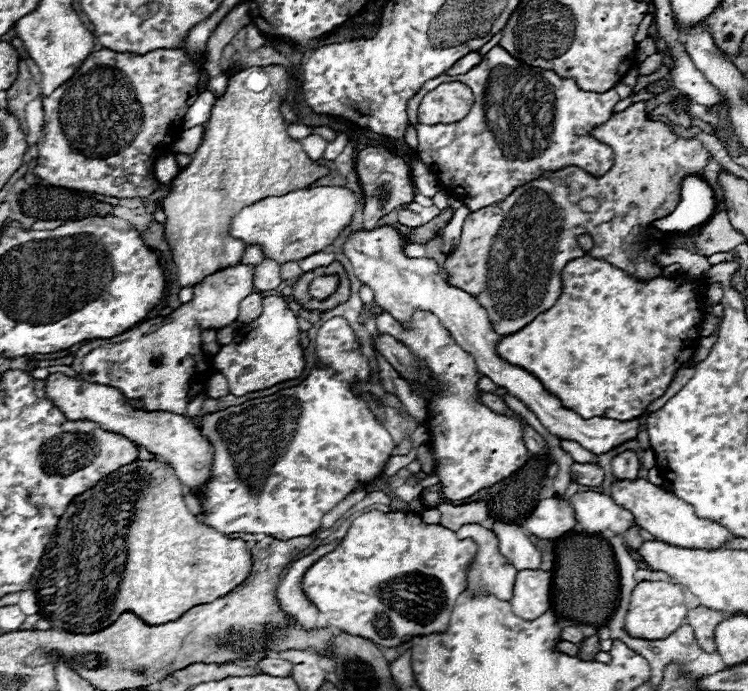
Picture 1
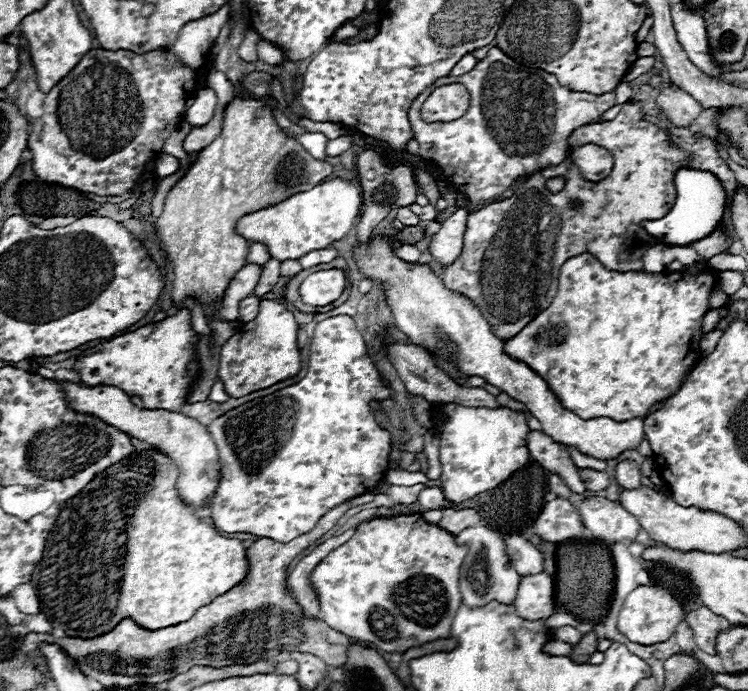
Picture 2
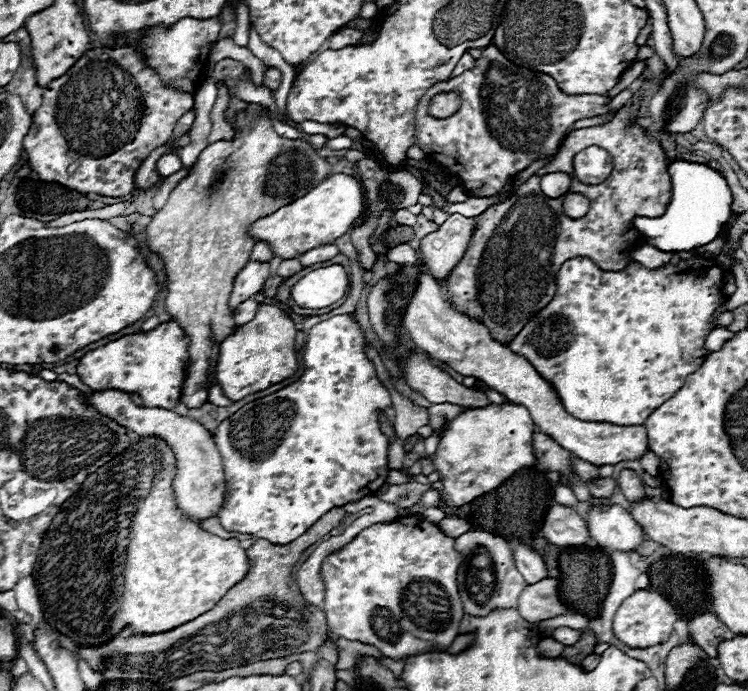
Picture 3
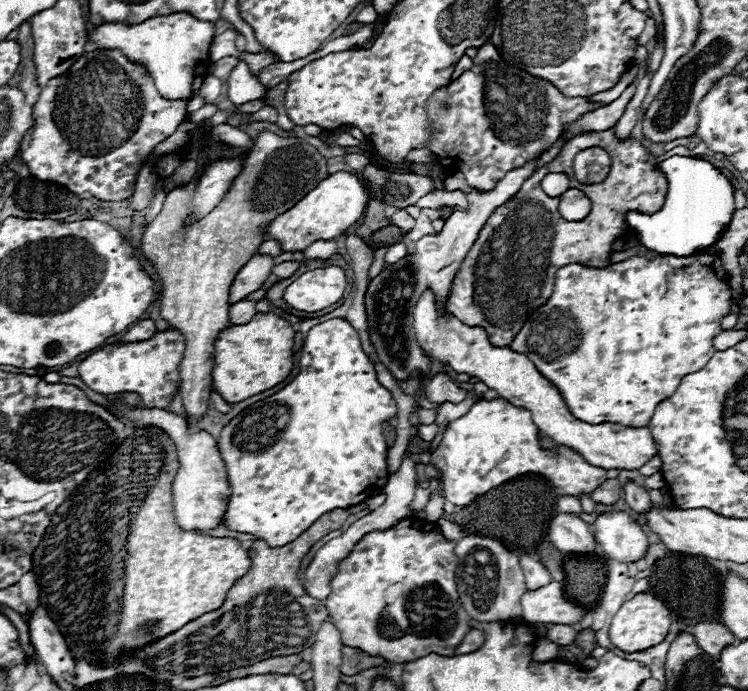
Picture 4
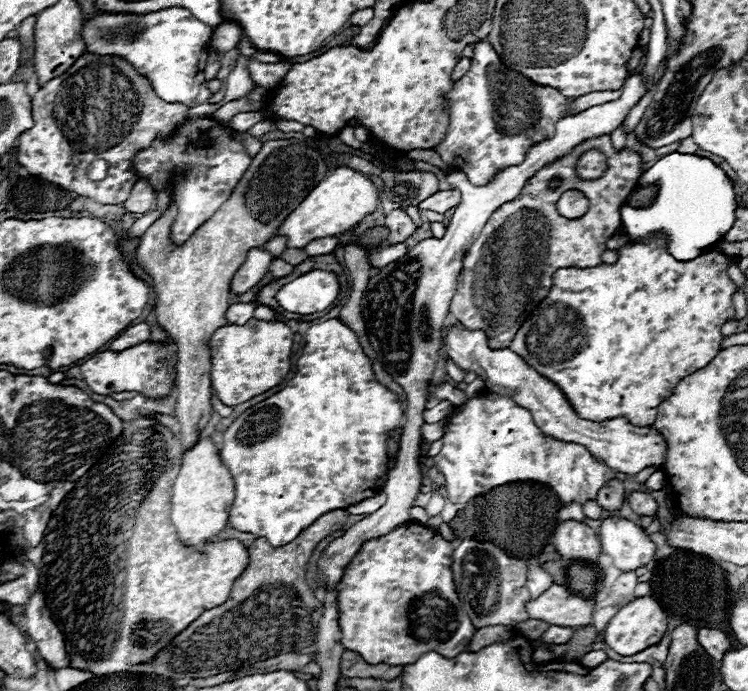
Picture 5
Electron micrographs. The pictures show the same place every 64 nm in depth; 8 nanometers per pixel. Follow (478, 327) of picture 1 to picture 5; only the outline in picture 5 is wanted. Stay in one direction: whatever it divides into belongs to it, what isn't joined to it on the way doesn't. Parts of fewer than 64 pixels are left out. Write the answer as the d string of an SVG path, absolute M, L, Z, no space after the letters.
M444 328L442 330L442 354L450 356L462 370L474 370L478 376L484 378L486 388L496 394L510 394L514 402L518 402L522 408L530 410L534 416L536 426L558 440L574 442L586 446L594 456L606 462L612 470L624 472L624 474L638 474L648 466L656 466L656 470L664 470L666 462L666 438L654 430L652 426L634 426L624 416L610 418L604 422L590 422L580 418L574 408L570 406L564 392L538 374L532 366L528 366L518 354L514 354L510 348L492 350L486 344L486 334L478 330L460 330L460 328Z

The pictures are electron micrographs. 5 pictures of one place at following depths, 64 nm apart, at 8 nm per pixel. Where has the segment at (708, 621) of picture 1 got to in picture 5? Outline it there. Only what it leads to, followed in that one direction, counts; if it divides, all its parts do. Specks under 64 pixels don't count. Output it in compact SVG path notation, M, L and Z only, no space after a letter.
M700 628L698 630L698 642L716 662L720 662L724 658L724 654L732 648L728 636L716 628Z

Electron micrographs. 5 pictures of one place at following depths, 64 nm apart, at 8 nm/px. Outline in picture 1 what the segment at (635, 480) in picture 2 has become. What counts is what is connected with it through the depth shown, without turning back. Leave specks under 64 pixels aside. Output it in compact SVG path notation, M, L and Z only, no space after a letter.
M632 450L622 452L612 460L612 474L618 480L636 480L638 472L640 472L640 460Z

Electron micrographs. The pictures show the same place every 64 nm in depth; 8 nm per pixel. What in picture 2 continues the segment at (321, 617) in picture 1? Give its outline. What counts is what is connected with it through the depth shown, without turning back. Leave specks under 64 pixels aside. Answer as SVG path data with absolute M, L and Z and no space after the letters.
M358 526L346 530L346 532L340 534L340 536L334 536L334 538L330 538L330 540L322 542L322 544L320 544L318 548L314 548L306 558L302 558L302 560L296 564L296 568L290 572L290 576L288 576L286 582L288 582L288 586L290 586L290 590L292 590L294 598L296 598L296 602L304 608L304 614L306 614L308 618L321 619L320 600L318 600L318 596L316 596L316 592L314 592L312 584L310 584L310 574L312 574L312 570L314 570L316 564L318 564L320 560L324 560L332 550L336 550L338 546L342 546L344 542L348 542L348 540L352 538L352 534L356 532L356 528L358 528Z

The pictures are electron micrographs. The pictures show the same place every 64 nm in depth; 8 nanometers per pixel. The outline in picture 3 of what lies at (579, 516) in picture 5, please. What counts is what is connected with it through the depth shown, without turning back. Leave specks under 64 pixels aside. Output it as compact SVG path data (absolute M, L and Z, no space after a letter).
M556 486L554 502L562 504L562 506L570 506L570 508L576 508L578 506L578 500L576 500L574 492L570 488L566 488L566 486Z

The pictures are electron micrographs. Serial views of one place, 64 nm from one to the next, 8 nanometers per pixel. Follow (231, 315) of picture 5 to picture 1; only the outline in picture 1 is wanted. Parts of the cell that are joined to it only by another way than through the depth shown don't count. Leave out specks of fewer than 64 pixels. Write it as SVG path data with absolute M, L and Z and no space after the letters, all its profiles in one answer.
M252 292L250 296L246 296L240 304L240 316L238 316L238 322L242 324L248 324L252 322L254 318L258 318L262 314L262 296L258 292Z

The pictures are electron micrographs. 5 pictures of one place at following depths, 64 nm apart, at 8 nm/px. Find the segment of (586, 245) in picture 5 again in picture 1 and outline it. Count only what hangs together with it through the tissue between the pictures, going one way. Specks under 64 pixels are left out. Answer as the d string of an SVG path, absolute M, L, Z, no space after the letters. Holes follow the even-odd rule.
M644 102L630 104L608 122L592 128L592 136L614 150L612 170L608 170L602 178L592 178L584 170L572 170L570 166L556 172L544 172L540 178L518 186L502 202L470 212L462 228L458 250L444 262L446 282L474 296L486 308L494 332L500 336L518 332L520 328L530 324L534 316L546 312L556 302L558 294L562 292L562 268L566 266L566 262L584 256L584 250L578 244L578 236L582 234L592 236L594 246L588 252L592 258L604 260L638 280L660 276L662 270L652 264L652 258L668 244L670 234L658 234L658 230L650 230L650 222L664 218L674 210L674 206L678 206L680 180L686 174L698 174L706 178L706 174L702 172L708 162L708 150L704 148L704 144L696 138L676 136L664 122L648 120ZM556 178L562 178L562 184L556 184ZM586 198L596 200L598 206L594 212L582 208L582 200Z

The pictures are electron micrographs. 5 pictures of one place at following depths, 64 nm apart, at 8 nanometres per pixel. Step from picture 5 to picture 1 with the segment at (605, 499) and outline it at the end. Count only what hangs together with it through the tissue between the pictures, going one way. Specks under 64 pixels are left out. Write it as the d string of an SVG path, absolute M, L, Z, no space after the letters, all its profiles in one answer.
M572 464L572 472L570 476L582 484L582 486L588 486L588 488L594 488L594 486L600 486L604 482L604 470L600 466L594 466L594 464Z

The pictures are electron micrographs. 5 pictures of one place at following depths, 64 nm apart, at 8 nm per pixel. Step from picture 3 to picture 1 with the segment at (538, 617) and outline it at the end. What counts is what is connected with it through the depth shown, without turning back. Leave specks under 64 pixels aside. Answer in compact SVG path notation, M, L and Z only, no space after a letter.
M520 570L514 582L514 596L510 600L514 614L518 614L524 620L534 620L548 612L552 608L550 604L550 586L552 586L552 574L544 570Z

